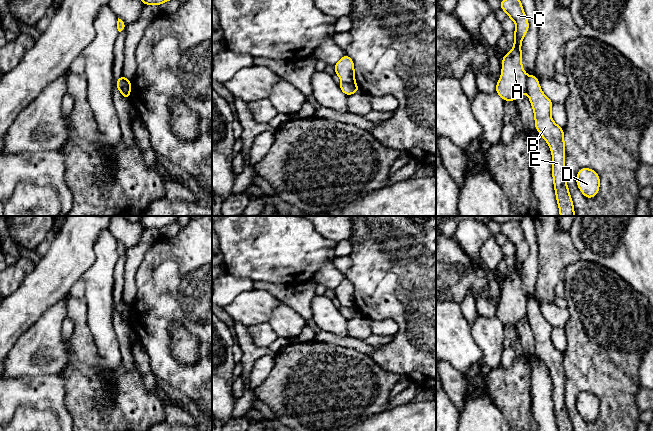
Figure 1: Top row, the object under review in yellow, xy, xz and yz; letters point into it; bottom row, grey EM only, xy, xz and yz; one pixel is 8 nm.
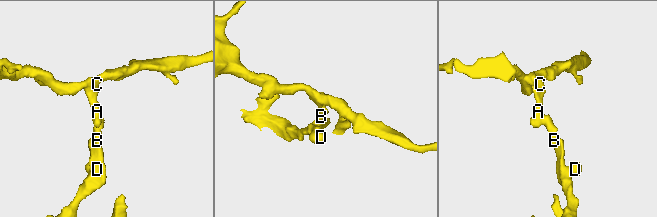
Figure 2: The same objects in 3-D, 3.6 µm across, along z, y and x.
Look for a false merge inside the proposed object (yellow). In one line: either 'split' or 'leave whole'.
split

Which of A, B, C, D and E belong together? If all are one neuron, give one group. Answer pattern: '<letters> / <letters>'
A C / B D E

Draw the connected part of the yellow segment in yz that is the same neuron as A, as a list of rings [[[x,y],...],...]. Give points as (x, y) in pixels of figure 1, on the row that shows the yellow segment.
[[[501,0],[502,8],[509,18],[516,24],[514,32],[514,47],[503,56],[502,74],[496,84],[496,93],[504,101],[514,101],[526,92],[527,78],[521,59],[521,43],[523,37],[529,29],[529,22],[525,16],[520,0]]]

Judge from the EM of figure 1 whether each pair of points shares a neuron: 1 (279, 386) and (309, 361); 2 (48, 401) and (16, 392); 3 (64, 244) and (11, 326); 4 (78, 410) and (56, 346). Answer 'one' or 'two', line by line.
1: one
2: one
3: one
4: two

